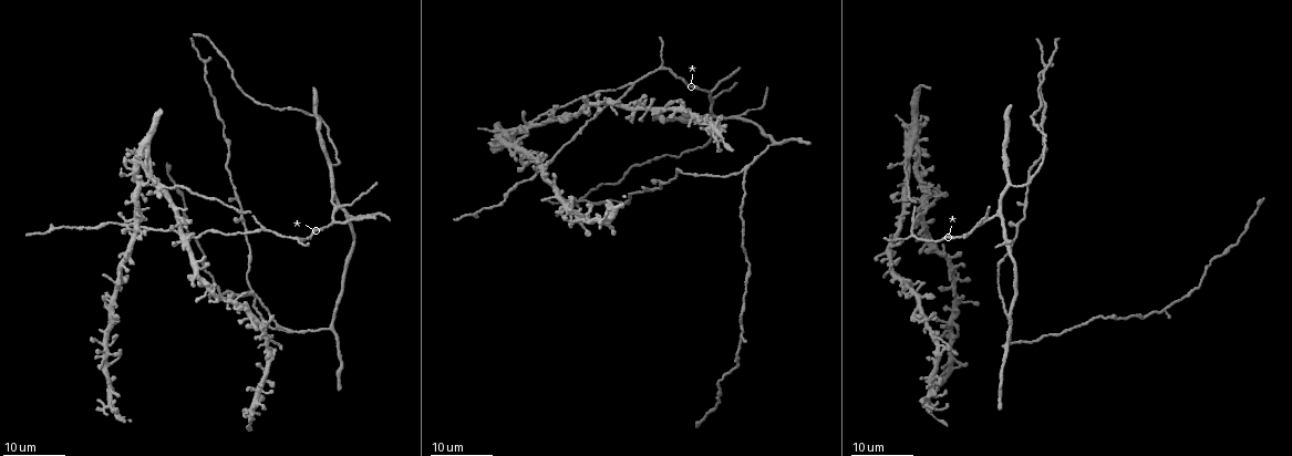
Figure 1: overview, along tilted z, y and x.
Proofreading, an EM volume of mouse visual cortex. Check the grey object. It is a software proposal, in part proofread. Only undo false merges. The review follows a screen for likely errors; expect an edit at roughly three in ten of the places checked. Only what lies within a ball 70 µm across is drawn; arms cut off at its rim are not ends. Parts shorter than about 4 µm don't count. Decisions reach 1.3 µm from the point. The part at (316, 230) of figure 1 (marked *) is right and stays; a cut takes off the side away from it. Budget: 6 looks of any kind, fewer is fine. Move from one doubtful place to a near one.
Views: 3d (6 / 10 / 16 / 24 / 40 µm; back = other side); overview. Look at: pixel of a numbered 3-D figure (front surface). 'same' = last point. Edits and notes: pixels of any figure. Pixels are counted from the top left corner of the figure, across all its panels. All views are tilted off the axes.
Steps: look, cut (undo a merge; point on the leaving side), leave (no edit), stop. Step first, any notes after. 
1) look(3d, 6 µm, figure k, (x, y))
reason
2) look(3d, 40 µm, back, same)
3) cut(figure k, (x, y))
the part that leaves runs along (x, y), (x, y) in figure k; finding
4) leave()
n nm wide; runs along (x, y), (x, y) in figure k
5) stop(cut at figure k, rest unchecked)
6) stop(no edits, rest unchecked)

look(3d, 16 µm, figure 1, (167, 187))

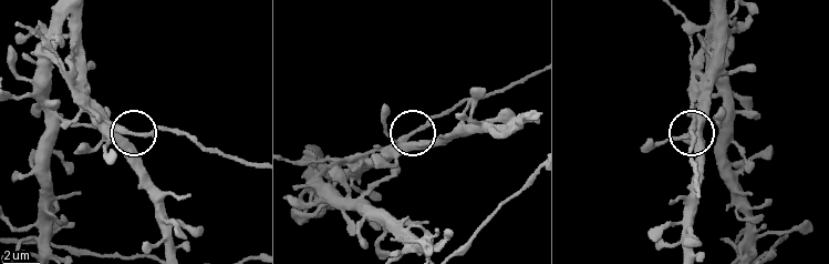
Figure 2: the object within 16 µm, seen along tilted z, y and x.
look(3d, 10 µm, figure 2, (408, 137))

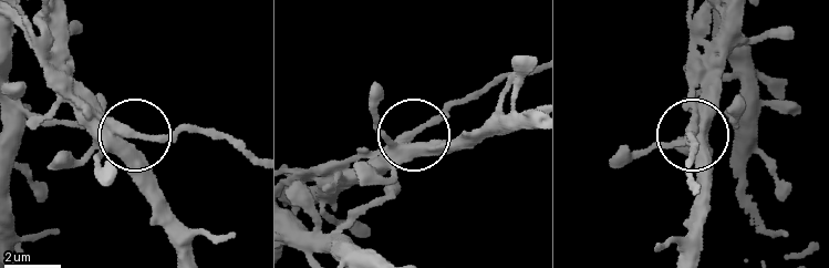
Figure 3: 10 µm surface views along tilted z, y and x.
leave()
side arm 16 µm; runs along (13, 132), (100, 109), (145, 134), (209, 134) in figure 3; continuous, no second neuron

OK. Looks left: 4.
look(3d, 24 µm, figure 1, (935, 198))
four-way junction

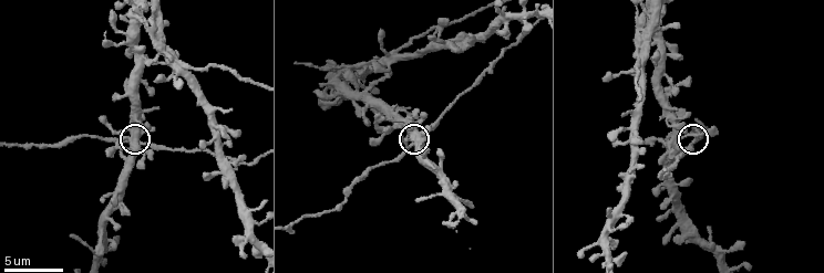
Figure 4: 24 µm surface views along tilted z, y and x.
look(3d, 6 µm, figure 4, (696, 135))
zoom in

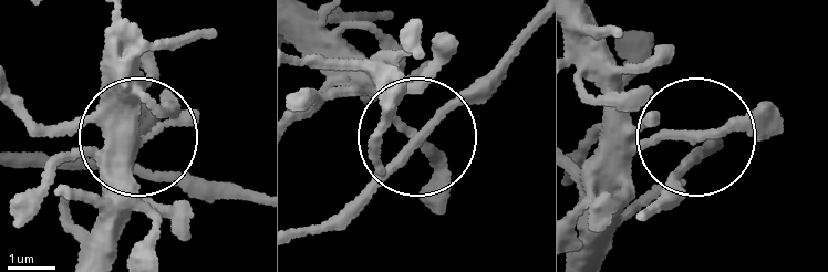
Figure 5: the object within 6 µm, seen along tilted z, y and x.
leave()
side arm 21 µm; runs along (534, 21), (341, 227) in figure 5; one neuron here

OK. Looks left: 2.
look(3d, 16 µm, figure 1, (744, 173))
two arms in line, one across

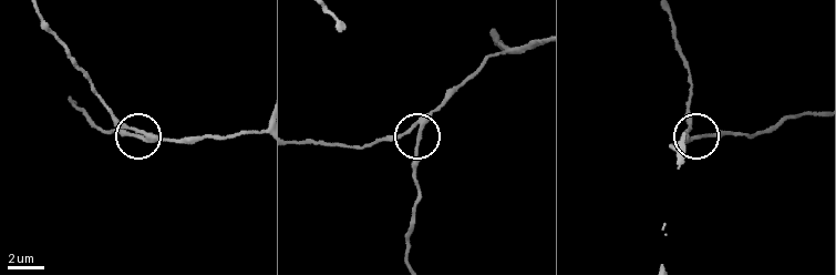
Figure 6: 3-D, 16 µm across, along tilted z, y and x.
look(3d, 6 µm, figure 6, (697, 137))

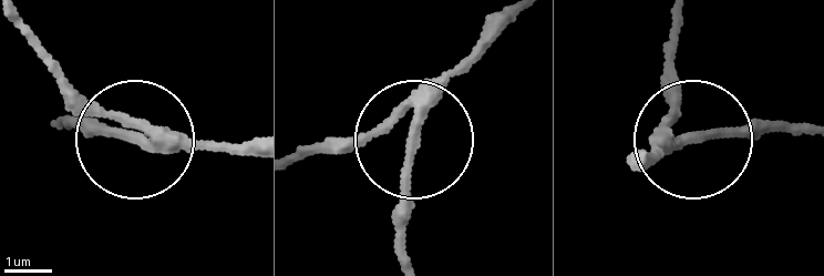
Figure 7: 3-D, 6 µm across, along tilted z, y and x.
leave()
side arm 59 µm; 3 arms; continuous, no second neuron

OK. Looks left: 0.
stop(no edits, rest unchecked)

